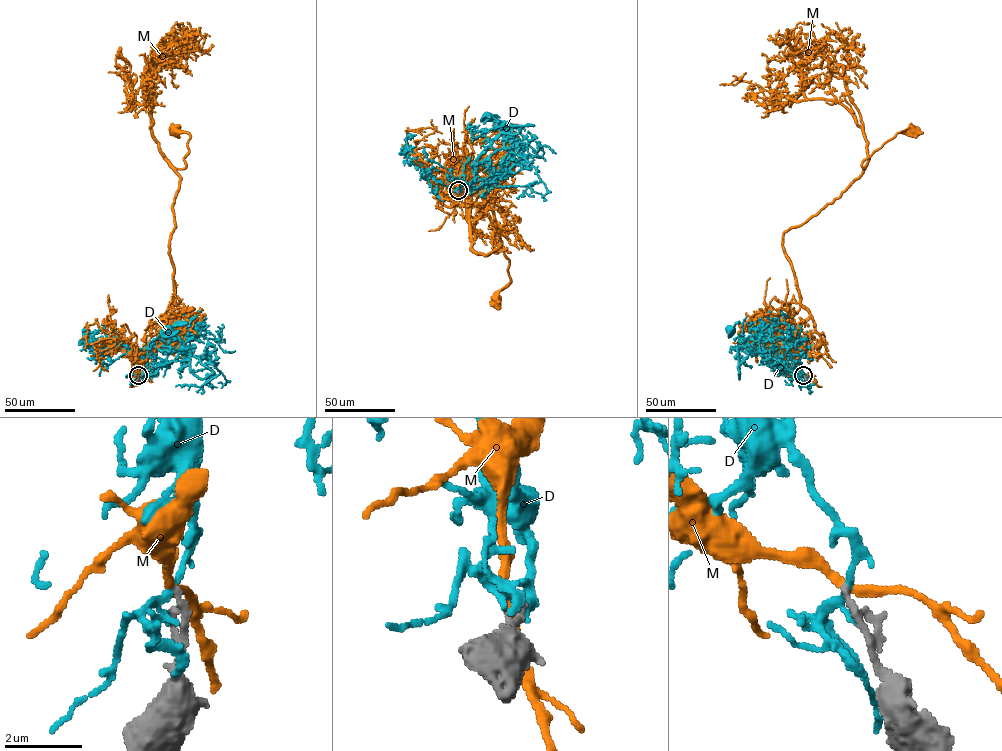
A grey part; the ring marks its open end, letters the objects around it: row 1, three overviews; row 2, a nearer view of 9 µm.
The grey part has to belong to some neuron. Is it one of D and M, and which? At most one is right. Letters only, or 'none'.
none

